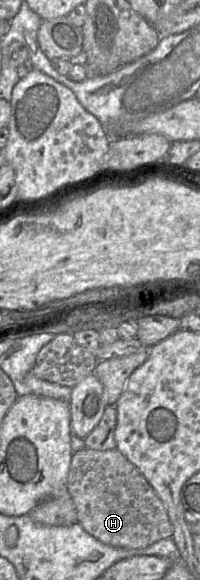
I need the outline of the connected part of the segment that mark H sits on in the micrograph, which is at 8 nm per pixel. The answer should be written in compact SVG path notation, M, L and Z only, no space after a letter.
M85 447L73 453L67 489L77 511L78 523L103 544L125 549L143 549L173 536L173 526L162 501L142 473L117 448L99 451Z

